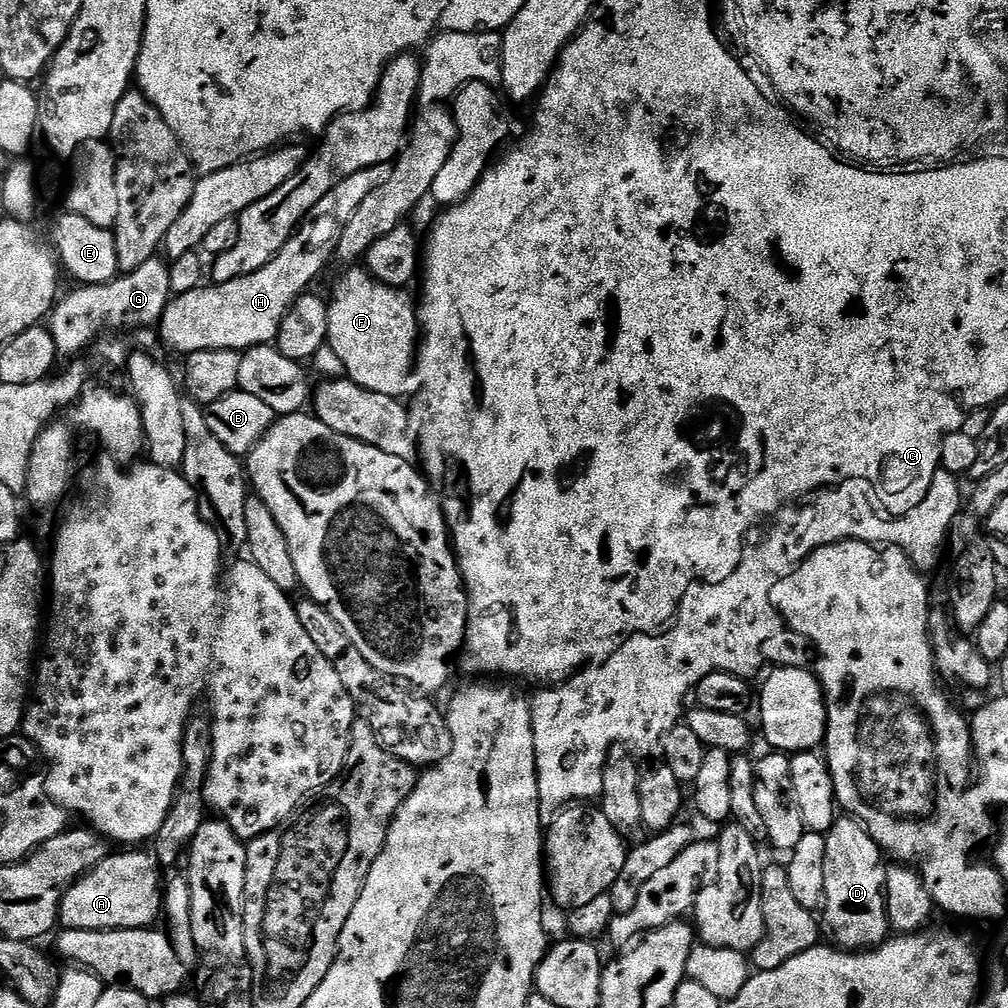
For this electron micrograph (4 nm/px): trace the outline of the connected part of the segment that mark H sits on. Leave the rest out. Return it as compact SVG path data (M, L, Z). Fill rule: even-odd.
M377 166L342 178L342 182L338 182L338 186L310 210L283 250L270 258L262 270L254 270L254 274L246 274L246 278L234 278L234 282L201 286L181 296L173 295L158 325L163 347L173 348L181 354L223 348L243 353L259 344L272 344L292 305L313 287L311 284L323 274L324 267L331 260L333 262L343 228L358 206L388 175L387 167Z

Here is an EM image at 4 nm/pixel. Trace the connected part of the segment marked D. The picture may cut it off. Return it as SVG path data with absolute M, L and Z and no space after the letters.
M837 815L824 837L826 842L826 886L822 928L832 935L831 943L845 950L867 950L889 939L888 915L884 905L885 869L880 869L882 850L870 838L864 825L855 816Z

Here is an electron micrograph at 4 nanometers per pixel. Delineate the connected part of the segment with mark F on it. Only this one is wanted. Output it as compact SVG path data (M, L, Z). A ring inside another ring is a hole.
M352 266L340 276L332 288L332 298L327 301L329 310L329 334L327 344L338 354L344 367L344 376L371 392L399 397L400 388L414 380L414 361L418 351L420 313L411 291L391 288L376 280L363 266Z

